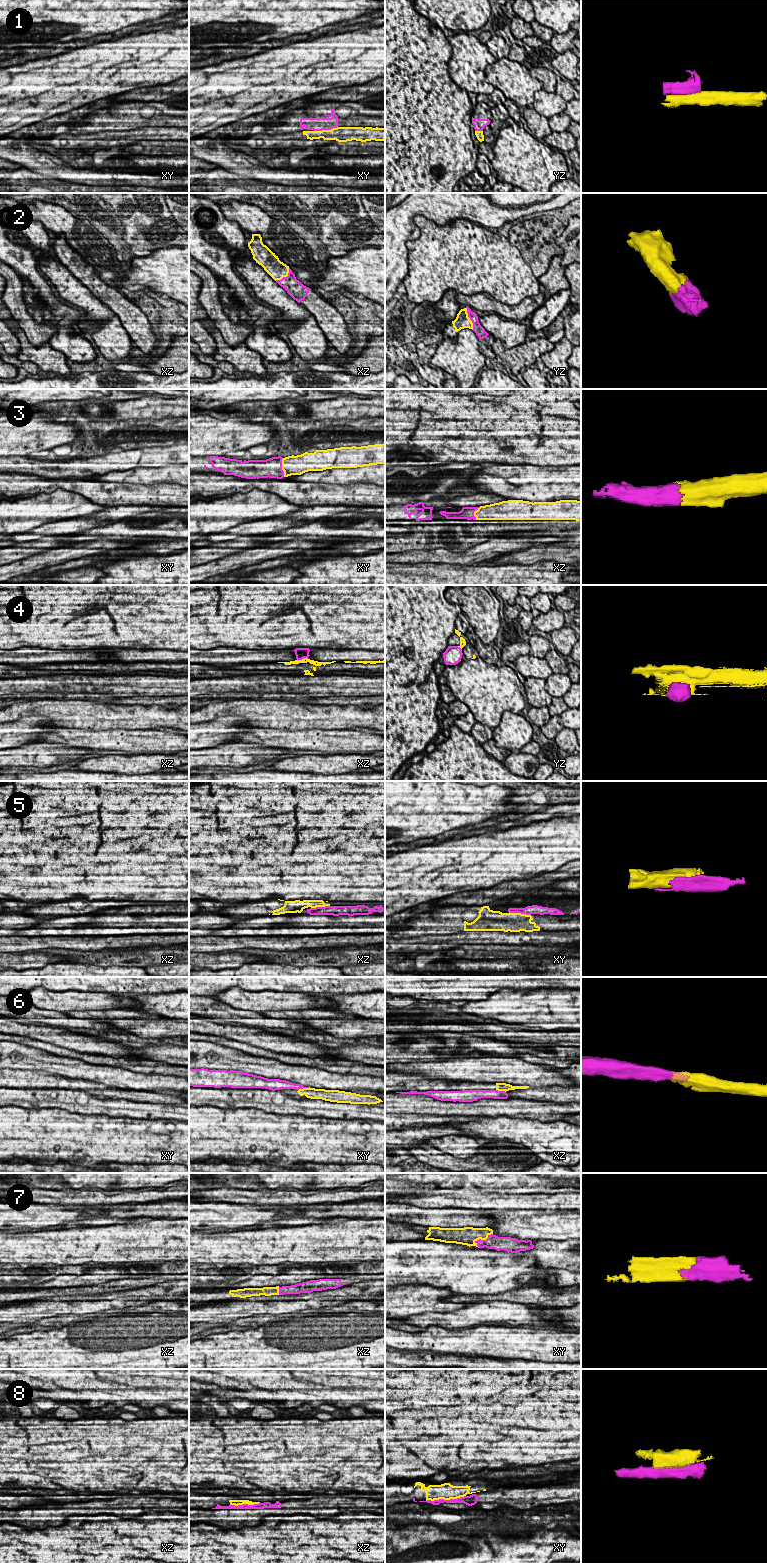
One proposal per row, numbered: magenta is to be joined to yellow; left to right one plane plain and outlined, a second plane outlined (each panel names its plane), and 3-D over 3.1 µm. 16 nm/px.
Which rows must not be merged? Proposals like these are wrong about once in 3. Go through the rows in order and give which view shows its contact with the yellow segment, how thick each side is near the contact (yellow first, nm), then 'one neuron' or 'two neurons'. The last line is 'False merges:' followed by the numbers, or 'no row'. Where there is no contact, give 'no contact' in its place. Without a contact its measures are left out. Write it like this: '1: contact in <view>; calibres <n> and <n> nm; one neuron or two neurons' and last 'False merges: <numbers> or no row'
1: contact in xy; calibres 240 and 220 nm; two neurons
2: contact in yz; calibres 240 and 160 nm; one neuron
3: contact in xy; calibres 320 and 320 nm; one neuron
4: contact in xz; calibres 90 and 190 nm; two neurons
5: contact in xy; calibres 320 and 160 nm; two neurons
6: contact in xy; calibres 170 and 130 nm; one neuron
7: contact in xy; calibres 280 and 220 nm; one neuron
8: contact in xy; calibres 280 and 100 nm; two neurons
False merges: 1, 4, 5, 8

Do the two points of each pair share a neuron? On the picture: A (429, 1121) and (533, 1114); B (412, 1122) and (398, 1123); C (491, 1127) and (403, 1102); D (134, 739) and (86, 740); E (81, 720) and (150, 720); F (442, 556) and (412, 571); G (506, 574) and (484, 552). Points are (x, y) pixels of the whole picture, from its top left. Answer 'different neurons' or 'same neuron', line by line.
A: different neurons
B: same neuron
C: different neurons
D: same neuron
E: same neuron
F: different neurons
G: different neurons

